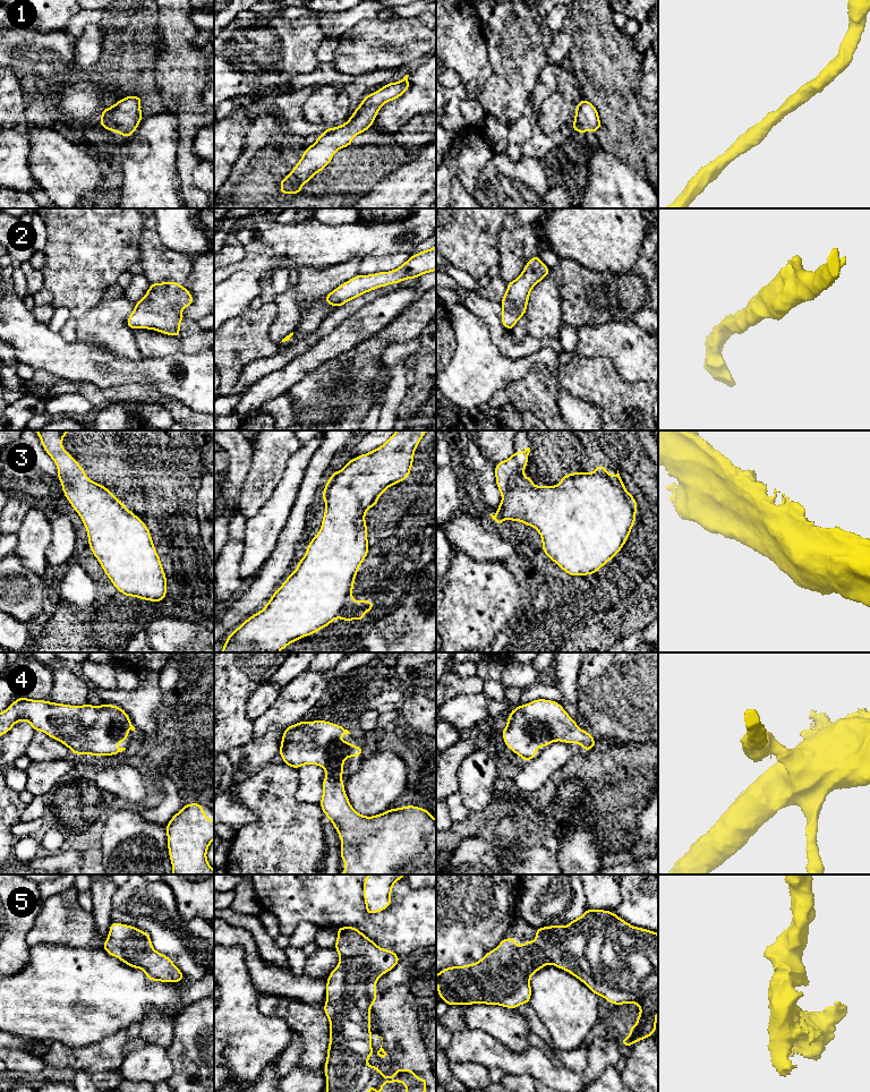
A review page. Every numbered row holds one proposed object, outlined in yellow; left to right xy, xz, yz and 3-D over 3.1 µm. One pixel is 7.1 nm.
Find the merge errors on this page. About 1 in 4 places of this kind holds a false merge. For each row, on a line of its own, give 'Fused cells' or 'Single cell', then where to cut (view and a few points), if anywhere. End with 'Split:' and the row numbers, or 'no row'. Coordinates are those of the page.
1: Single cell. No split
2: Single cell. No split
3: Single cell. No split
4: Single cell. No split
5: Single cell. No split
Split: no row

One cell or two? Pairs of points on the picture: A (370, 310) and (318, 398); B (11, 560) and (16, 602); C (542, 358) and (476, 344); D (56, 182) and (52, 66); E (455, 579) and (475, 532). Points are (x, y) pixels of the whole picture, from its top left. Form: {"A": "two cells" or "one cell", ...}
{"A": "two cells", "B": "one cell", "C": "one cell", "D": "two cells", "E": "two cells"}

